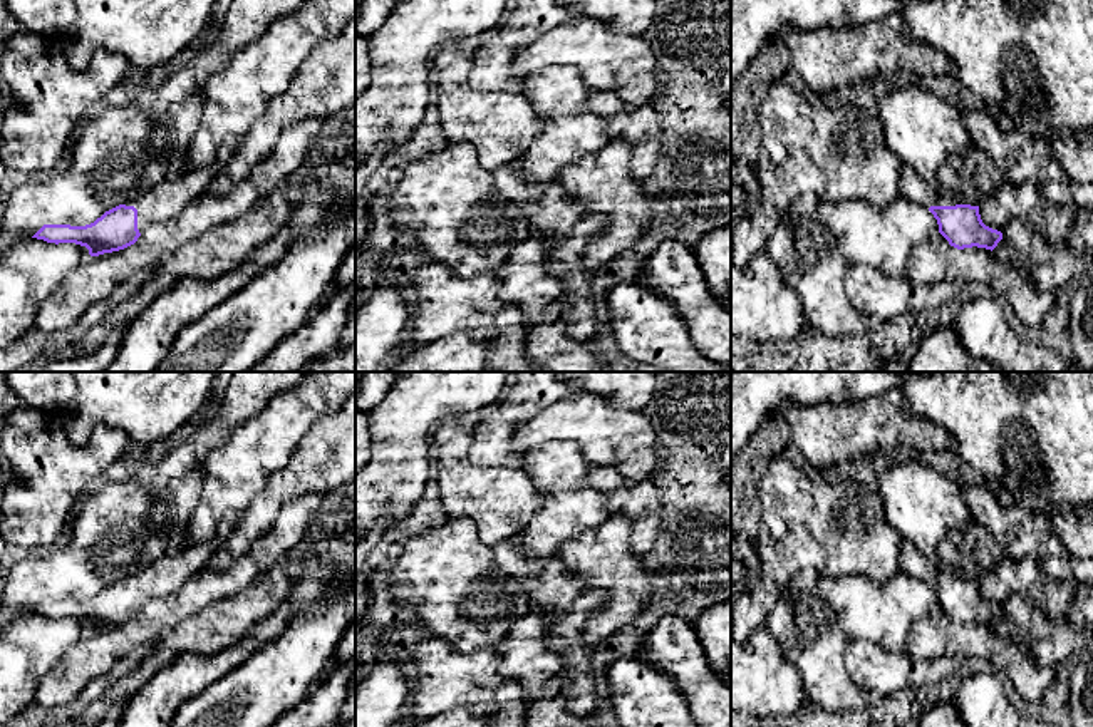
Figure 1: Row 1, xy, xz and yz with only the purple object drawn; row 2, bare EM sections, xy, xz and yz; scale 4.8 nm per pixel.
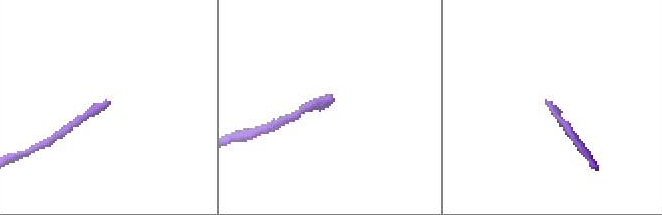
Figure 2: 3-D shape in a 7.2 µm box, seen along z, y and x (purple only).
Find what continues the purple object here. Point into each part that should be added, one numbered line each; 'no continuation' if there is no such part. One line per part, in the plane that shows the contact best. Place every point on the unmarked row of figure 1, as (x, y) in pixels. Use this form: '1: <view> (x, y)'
1: xy (166, 573)

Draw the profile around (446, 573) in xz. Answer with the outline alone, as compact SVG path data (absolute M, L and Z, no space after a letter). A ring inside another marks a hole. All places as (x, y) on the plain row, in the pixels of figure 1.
M469 518L449 519L421 531L406 543L389 573L399 608L414 608L419 626L461 653L493 648L515 620L531 611L525 590L495 566L495 549L481 541L478 526Z

